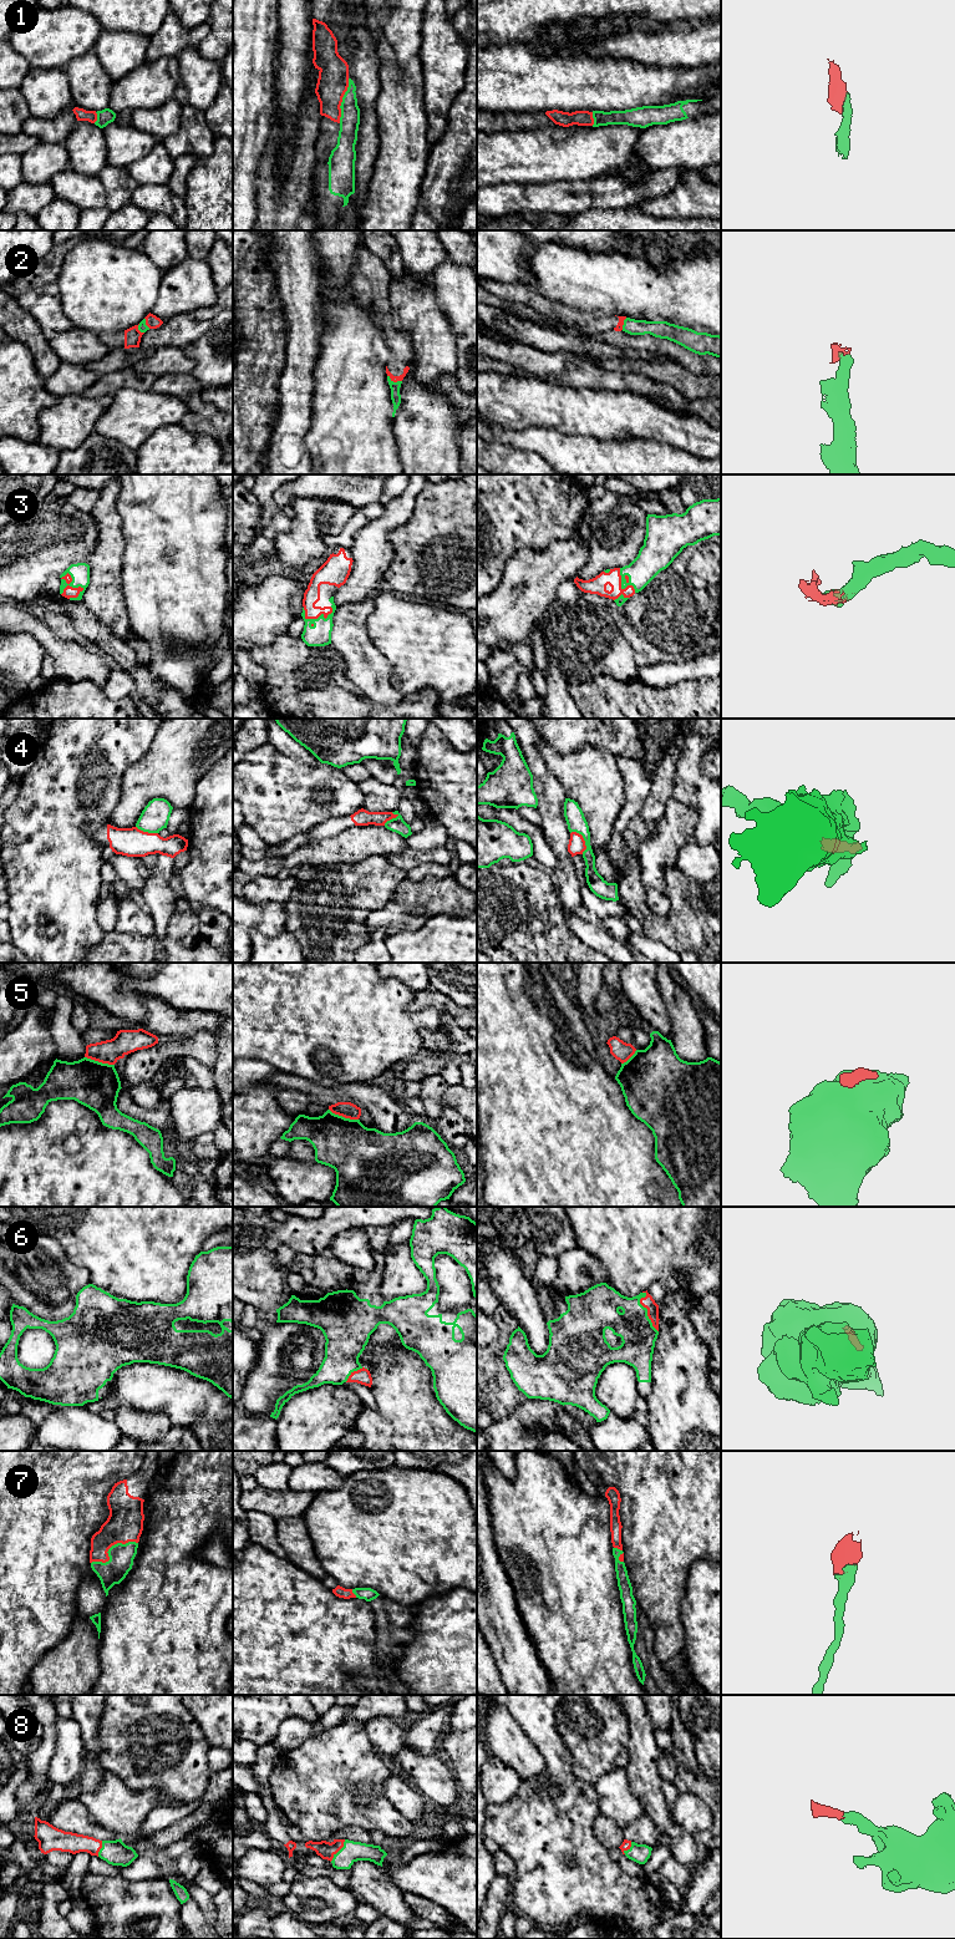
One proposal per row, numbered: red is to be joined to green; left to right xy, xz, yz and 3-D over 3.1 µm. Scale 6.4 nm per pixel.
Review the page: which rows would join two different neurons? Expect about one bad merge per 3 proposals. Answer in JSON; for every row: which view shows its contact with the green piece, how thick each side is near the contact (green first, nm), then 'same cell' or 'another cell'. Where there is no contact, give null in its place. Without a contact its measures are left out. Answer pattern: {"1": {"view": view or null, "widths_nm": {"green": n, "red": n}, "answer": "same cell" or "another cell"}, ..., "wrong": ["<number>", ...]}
{"1": {"view": "xz", "widths_nm": {"green": 130, "red": 200}, "answer": "same cell"}, "2": {"view": "xz", "widths_nm": {"green": 60, "red": 50}, "answer": "same cell"}, "3": {"view": "xy", "widths_nm": {"green": 130, "red": 80}, "answer": "same cell"}, "4": {"view": "yz", "widths_nm": {"green": 120, "red": 110}, "answer": "another cell"}, "5": {"view": "xy", "widths_nm": {"green": 300, "red": 160}, "answer": "another cell"}, "6": {"view": "yz", "widths_nm": {"green": 220, "red": 80}, "answer": "same cell"}, "7": {"view": "xy", "widths_nm": {"green": 160, "red": 240}, "answer": "same cell"}, "8": {"view": "xz", "widths_nm": {"green": 130, "red": 110}, "answer": "same cell"}, "wrong": ["4", "5"]}

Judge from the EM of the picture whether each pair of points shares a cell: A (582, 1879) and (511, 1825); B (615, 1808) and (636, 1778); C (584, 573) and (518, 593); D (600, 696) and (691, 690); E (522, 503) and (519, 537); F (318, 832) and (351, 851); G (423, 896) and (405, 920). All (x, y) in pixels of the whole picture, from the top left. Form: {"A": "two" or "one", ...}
{"A": "one", "B": "two", "C": "two", "D": "one", "E": "one", "F": "two", "G": "one"}

